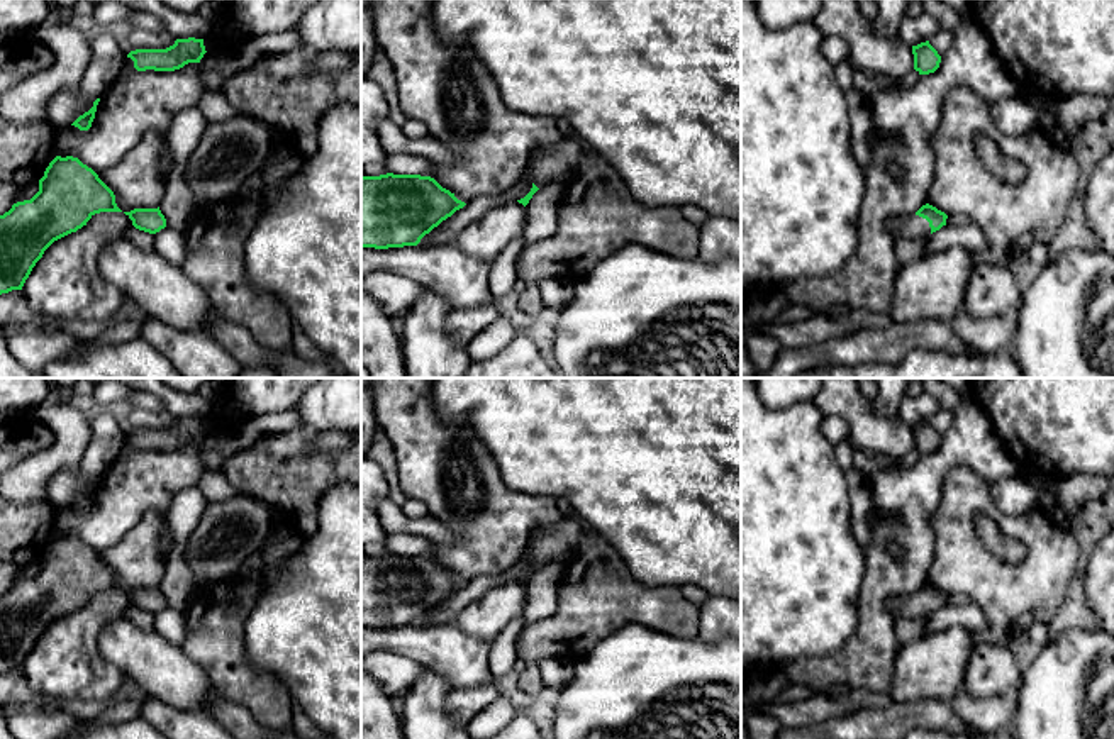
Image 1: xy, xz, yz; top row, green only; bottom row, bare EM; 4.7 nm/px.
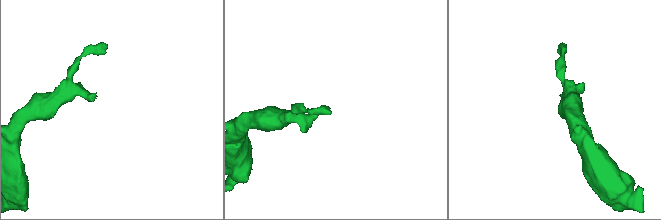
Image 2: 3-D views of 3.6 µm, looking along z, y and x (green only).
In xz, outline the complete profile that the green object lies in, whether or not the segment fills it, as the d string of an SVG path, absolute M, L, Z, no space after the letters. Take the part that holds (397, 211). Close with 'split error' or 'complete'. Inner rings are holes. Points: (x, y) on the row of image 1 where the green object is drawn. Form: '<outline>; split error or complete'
M361 176L361 247L417 246L465 205L431 176Z; complete

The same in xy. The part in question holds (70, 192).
M56 156L39 192L0 215L0 295L22 290L44 251L100 212L122 212L114 192L78 158Z; complete

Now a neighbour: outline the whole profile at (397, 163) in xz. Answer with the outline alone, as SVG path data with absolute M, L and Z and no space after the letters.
M388 153L388 173L432 176L434 164L419 154Z

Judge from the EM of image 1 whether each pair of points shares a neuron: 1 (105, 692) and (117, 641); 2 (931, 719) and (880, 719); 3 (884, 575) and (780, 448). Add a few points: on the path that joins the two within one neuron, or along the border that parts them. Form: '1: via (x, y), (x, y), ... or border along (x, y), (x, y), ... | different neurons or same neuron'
1: border along (104, 626), (99, 636), (99, 651), (126, 677) | different neurons
2: via (919, 719), (892, 719) | same neuron
3: border along (865, 551), (865, 577), (858, 592) | different neurons

